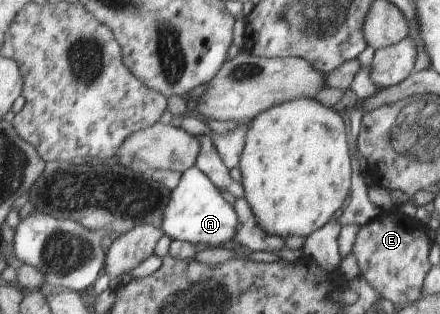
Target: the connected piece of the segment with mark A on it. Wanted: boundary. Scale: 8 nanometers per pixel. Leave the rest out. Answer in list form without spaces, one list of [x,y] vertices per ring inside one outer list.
[[[194,166],[183,172],[183,179],[172,190],[167,209],[163,213],[161,229],[173,240],[191,242],[199,246],[223,247],[229,241],[236,241],[237,211],[235,205],[225,201],[219,187],[199,168]]]

